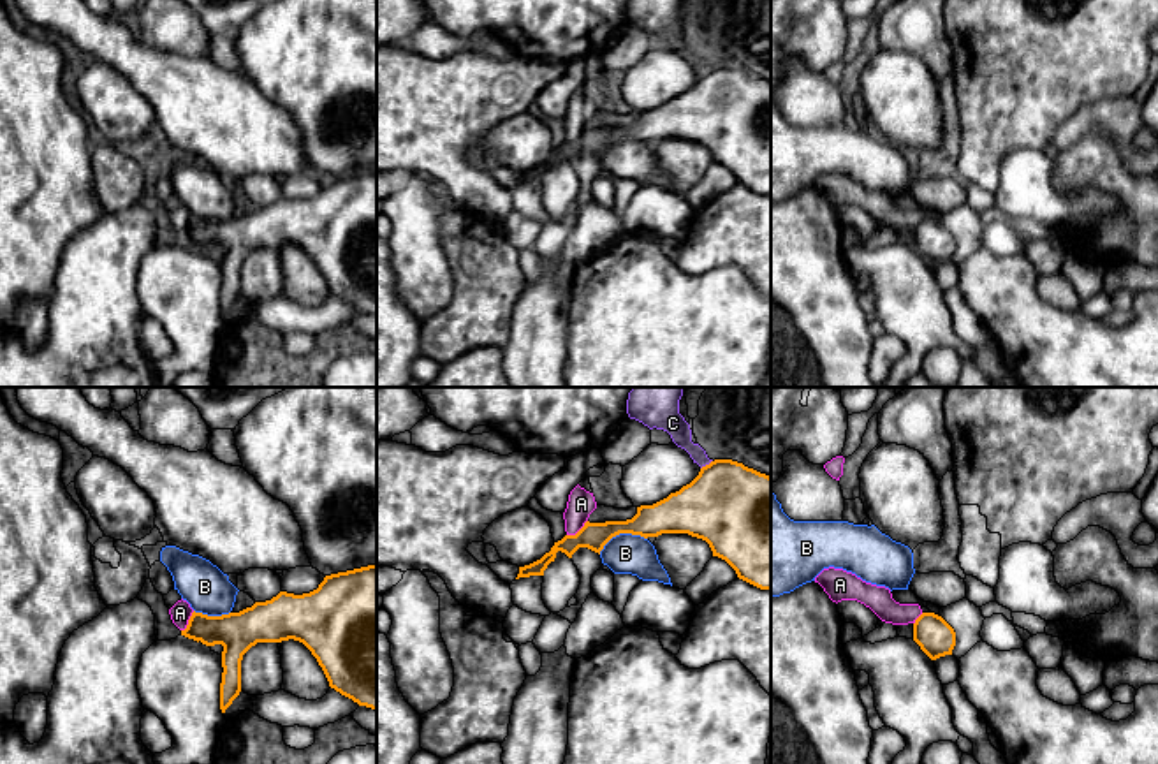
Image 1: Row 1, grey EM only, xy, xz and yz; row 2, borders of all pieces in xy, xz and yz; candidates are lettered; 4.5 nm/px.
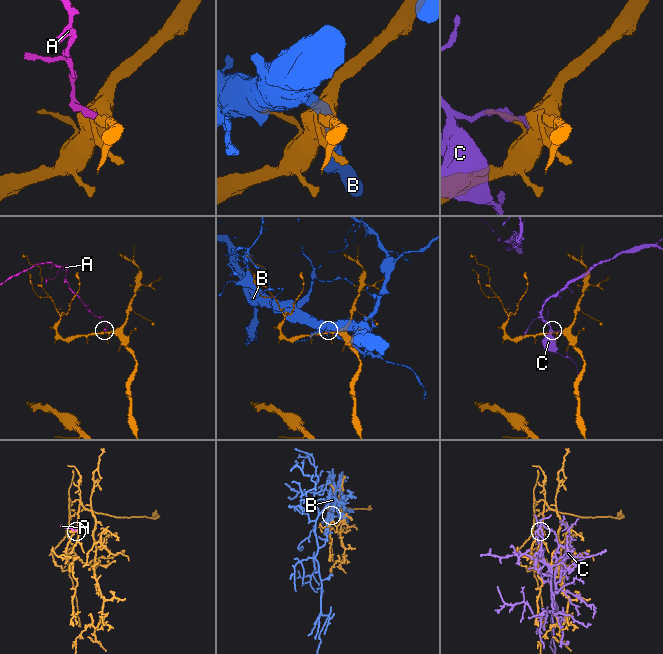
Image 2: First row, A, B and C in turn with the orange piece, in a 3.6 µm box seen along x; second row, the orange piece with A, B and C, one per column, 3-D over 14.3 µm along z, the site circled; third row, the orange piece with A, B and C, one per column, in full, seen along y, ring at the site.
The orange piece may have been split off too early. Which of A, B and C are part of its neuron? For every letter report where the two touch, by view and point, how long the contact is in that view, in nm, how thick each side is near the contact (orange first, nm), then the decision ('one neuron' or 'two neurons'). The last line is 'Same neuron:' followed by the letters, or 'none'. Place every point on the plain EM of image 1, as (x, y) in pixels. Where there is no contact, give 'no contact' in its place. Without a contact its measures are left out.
A: xz (579, 136) | 120 nm | 130/120 nm | two neurons
B: xz (622, 138) | 240 nm | 170/190 nm | two neurons
C: xz (706, 71) | 70 nm | 400/100 nm | two neurons
Same neuron: none

